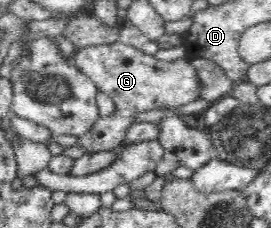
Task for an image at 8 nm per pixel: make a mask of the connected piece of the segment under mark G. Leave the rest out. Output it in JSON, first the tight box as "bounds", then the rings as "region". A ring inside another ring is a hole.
{"bounds":[72,40,199,153],"region":[[[118,40],[111,44],[89,46],[77,49],[72,61],[85,73],[99,92],[109,94],[115,103],[115,113],[101,117],[83,136],[77,138],[77,146],[85,153],[113,151],[125,141],[125,130],[137,122],[136,115],[157,109],[175,109],[199,99],[195,70],[180,54],[170,61],[155,59],[141,49],[121,44]]]}

